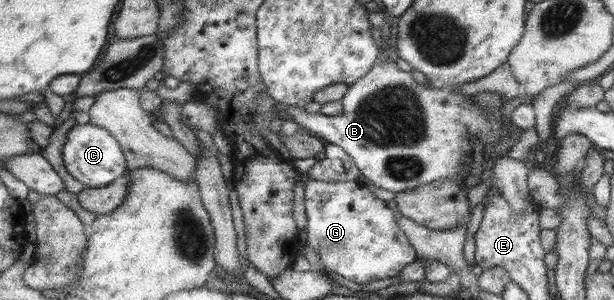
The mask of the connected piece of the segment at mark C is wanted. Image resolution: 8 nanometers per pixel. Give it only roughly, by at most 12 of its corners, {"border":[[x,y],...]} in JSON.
{"border":[[76,124],[61,149],[84,188],[126,173],[124,151],[107,130]]}

